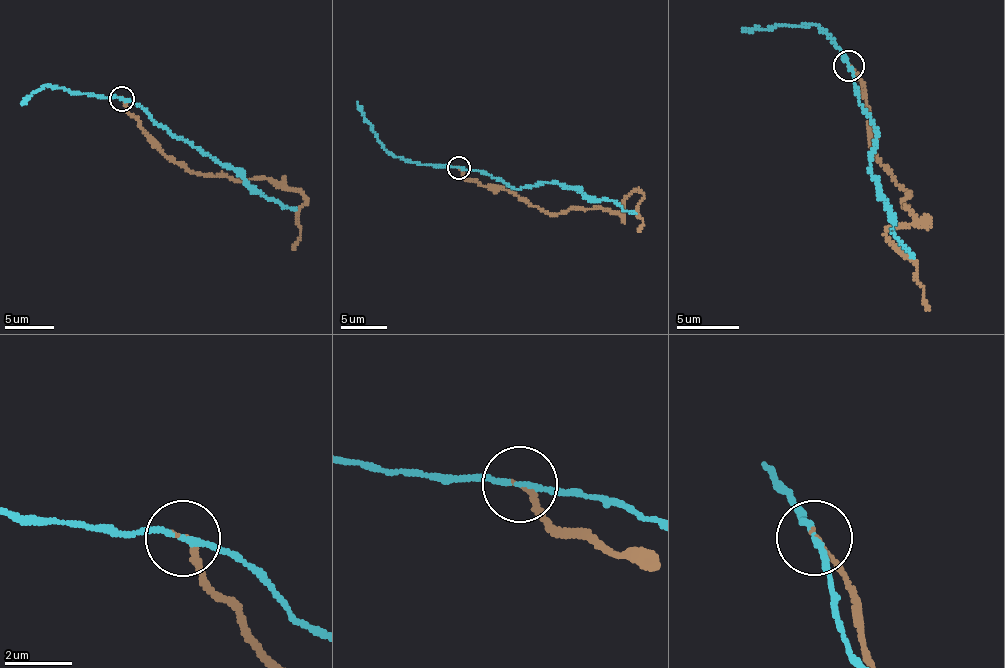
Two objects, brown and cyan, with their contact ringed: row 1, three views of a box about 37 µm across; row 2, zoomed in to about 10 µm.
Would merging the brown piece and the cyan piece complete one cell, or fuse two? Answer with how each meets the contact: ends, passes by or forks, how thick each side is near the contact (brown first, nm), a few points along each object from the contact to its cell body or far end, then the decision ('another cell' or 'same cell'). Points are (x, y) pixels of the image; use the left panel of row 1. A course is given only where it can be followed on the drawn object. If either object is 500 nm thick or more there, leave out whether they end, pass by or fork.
brown ends | cyan passes by | 150/150 nm | brown via (122, 99), (167, 157), (207, 176), (269, 178), (303, 194), (300, 240), (292, 249) | cyan via (122, 99), (134, 101), (172, 134), (227, 164), (268, 198), (296, 210) | another cell

